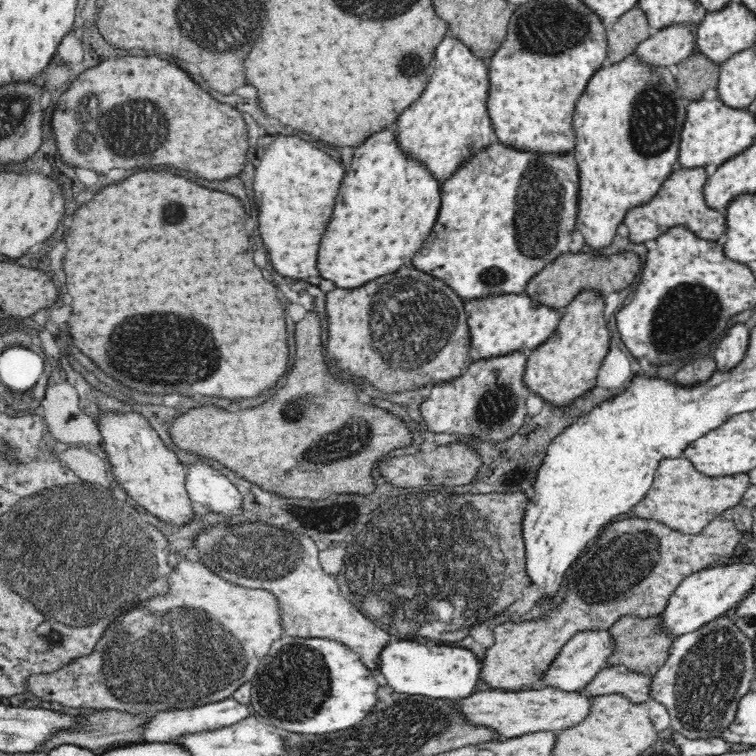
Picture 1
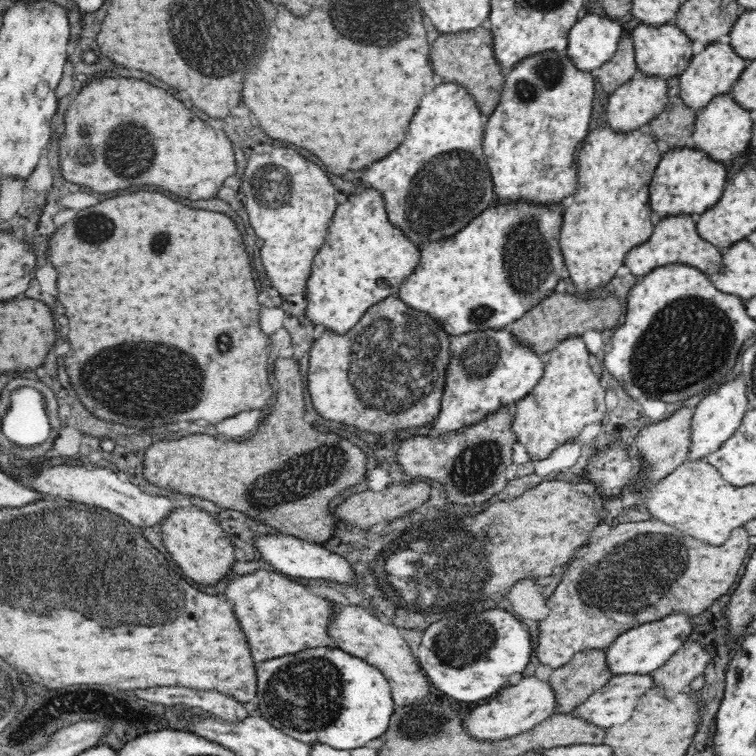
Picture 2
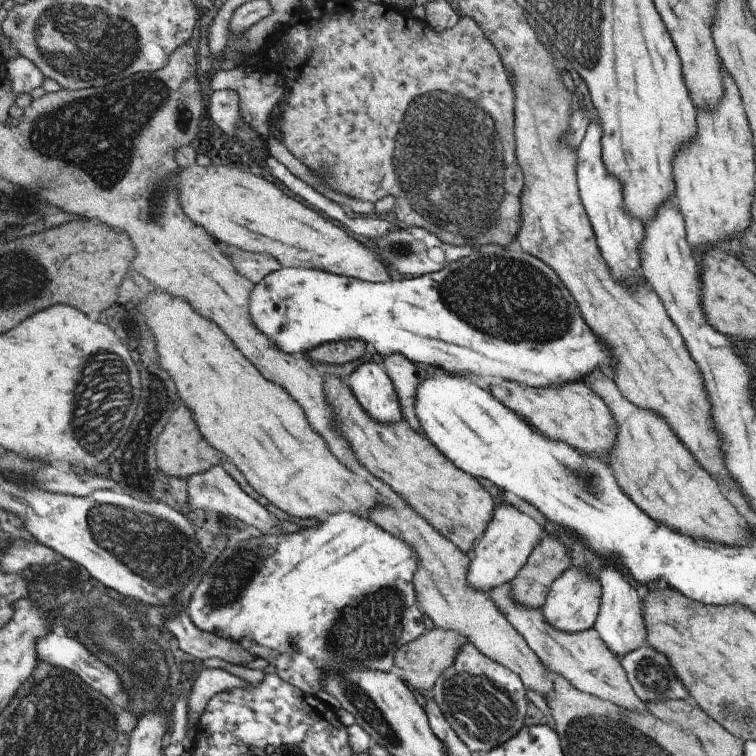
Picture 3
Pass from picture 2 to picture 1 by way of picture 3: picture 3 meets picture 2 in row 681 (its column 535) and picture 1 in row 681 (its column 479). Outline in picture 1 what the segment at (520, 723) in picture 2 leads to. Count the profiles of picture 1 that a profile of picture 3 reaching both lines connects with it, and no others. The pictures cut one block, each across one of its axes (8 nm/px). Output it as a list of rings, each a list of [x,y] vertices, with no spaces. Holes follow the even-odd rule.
[[[580,630],[560,649],[558,656],[550,664],[550,670],[530,688],[554,686],[566,692],[580,691],[590,682],[600,670],[607,665],[607,660],[613,655],[615,640],[609,630]]]

